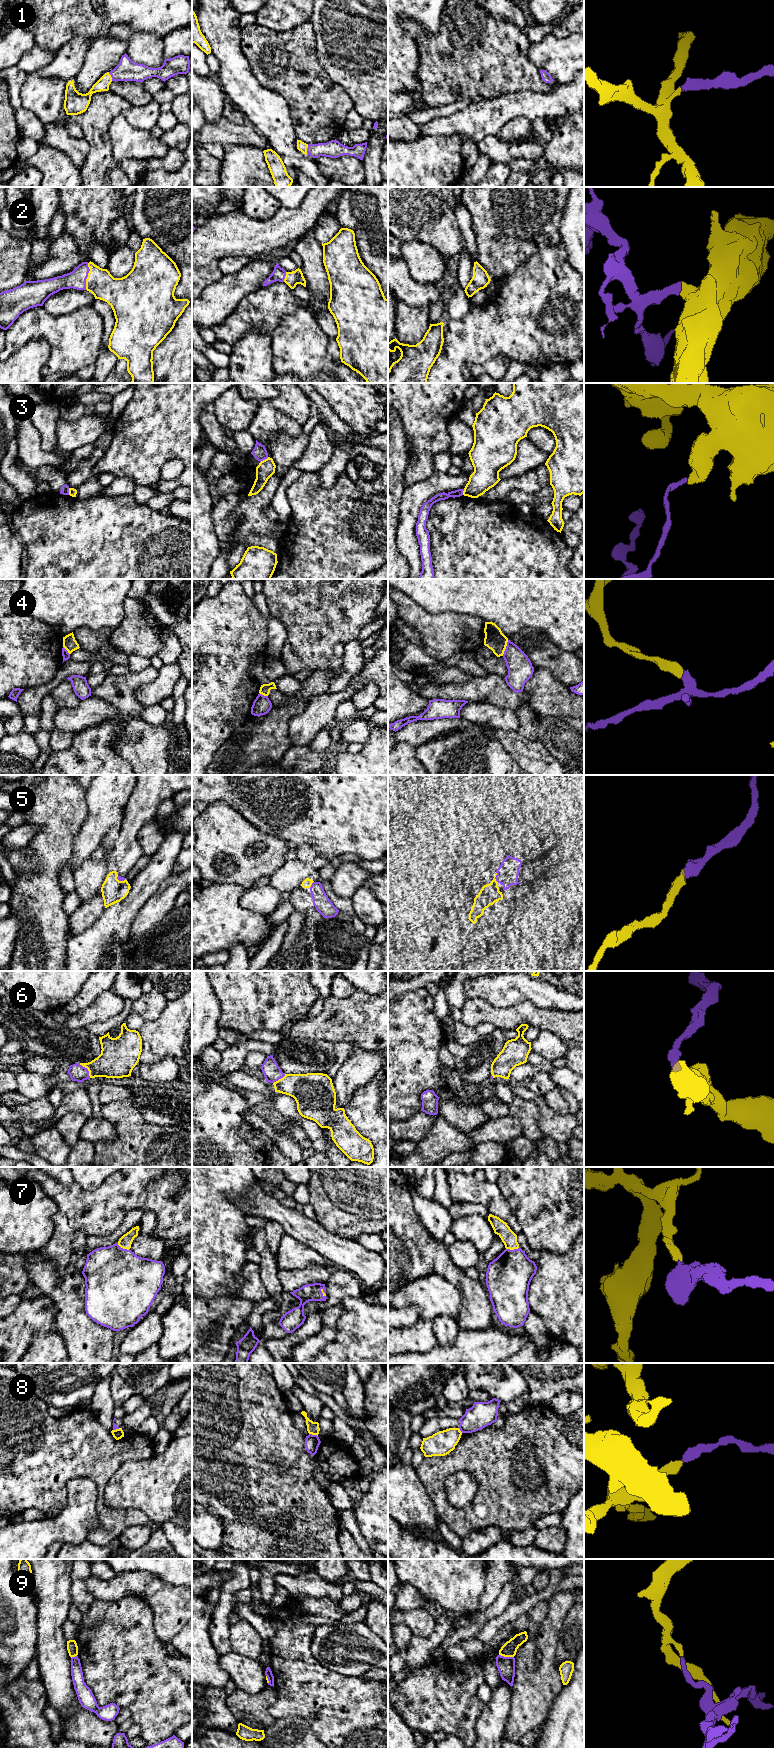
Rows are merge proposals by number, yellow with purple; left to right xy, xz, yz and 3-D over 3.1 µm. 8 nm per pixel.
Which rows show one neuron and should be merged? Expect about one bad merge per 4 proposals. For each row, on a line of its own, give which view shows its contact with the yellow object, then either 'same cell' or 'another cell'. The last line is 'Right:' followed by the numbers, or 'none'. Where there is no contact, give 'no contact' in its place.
1: contact in xy; same cell
2: contact in xy; same cell
3: contact in xz; another cell
4: contact in yz; another cell
5: contact in yz; same cell
6: contact in xy; same cell
7: contact in xy; same cell
8: contact in xz; another cell
9: contact in yz; another cell
Right: 1, 2, 5, 6, 7

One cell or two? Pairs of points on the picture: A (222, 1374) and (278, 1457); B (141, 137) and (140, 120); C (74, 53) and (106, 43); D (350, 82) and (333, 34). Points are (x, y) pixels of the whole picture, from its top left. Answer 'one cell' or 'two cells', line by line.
A: one cell
B: two cells
C: two cells
D: one cell

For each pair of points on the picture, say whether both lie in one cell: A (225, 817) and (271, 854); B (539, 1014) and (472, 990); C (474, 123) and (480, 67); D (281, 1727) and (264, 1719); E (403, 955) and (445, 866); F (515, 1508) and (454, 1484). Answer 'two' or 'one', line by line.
A: one
B: two
C: two
D: two
E: two
F: two

